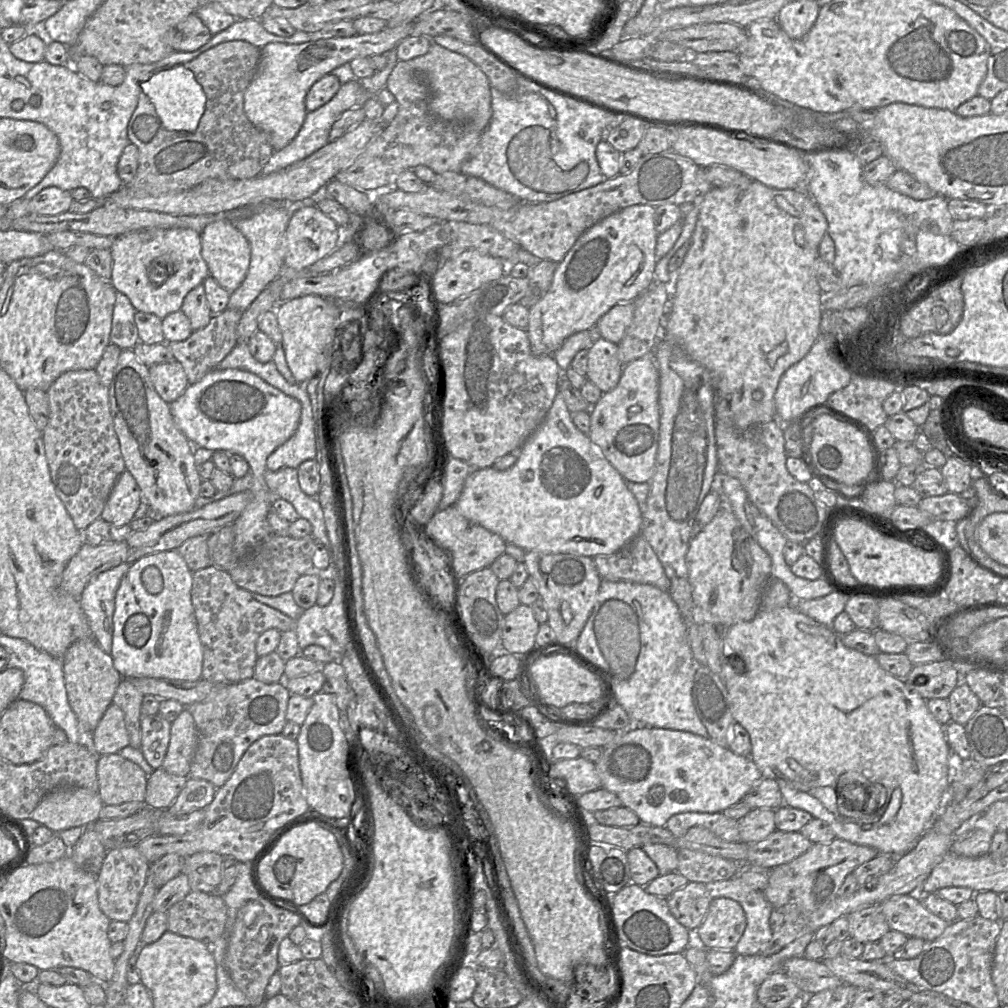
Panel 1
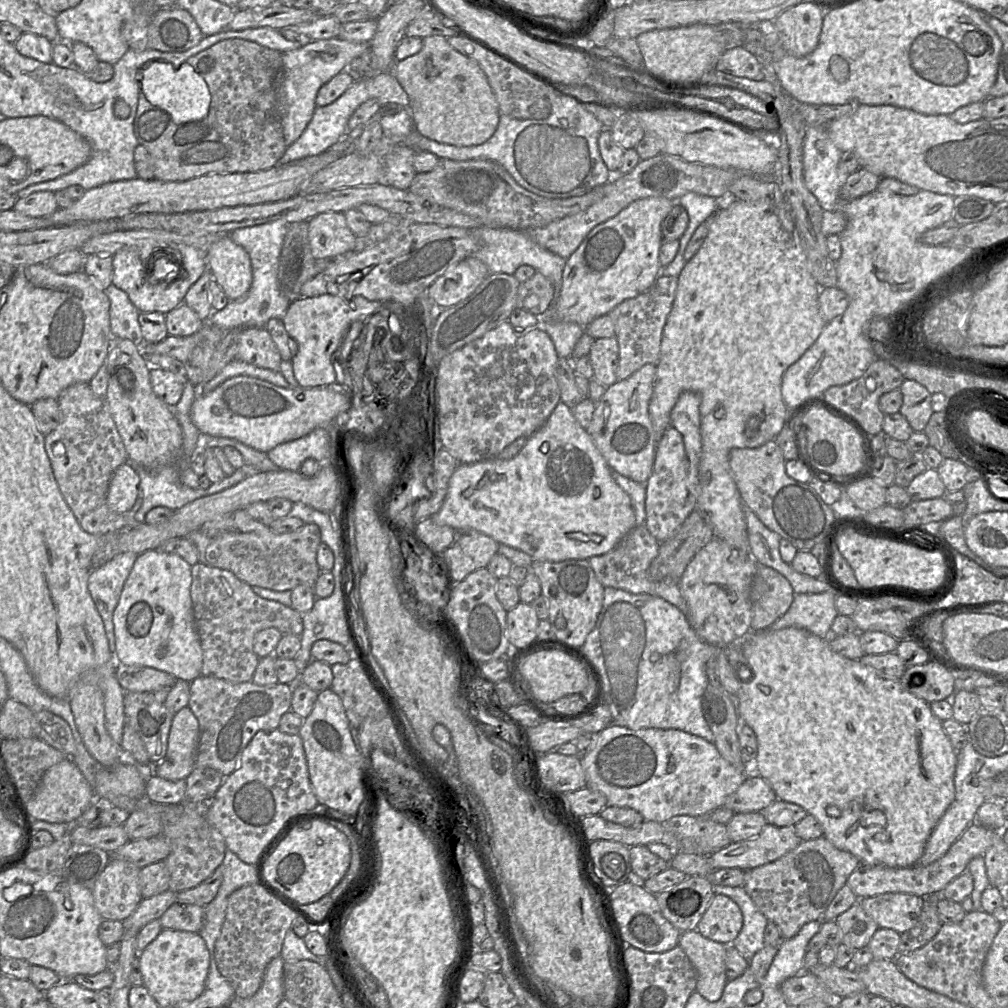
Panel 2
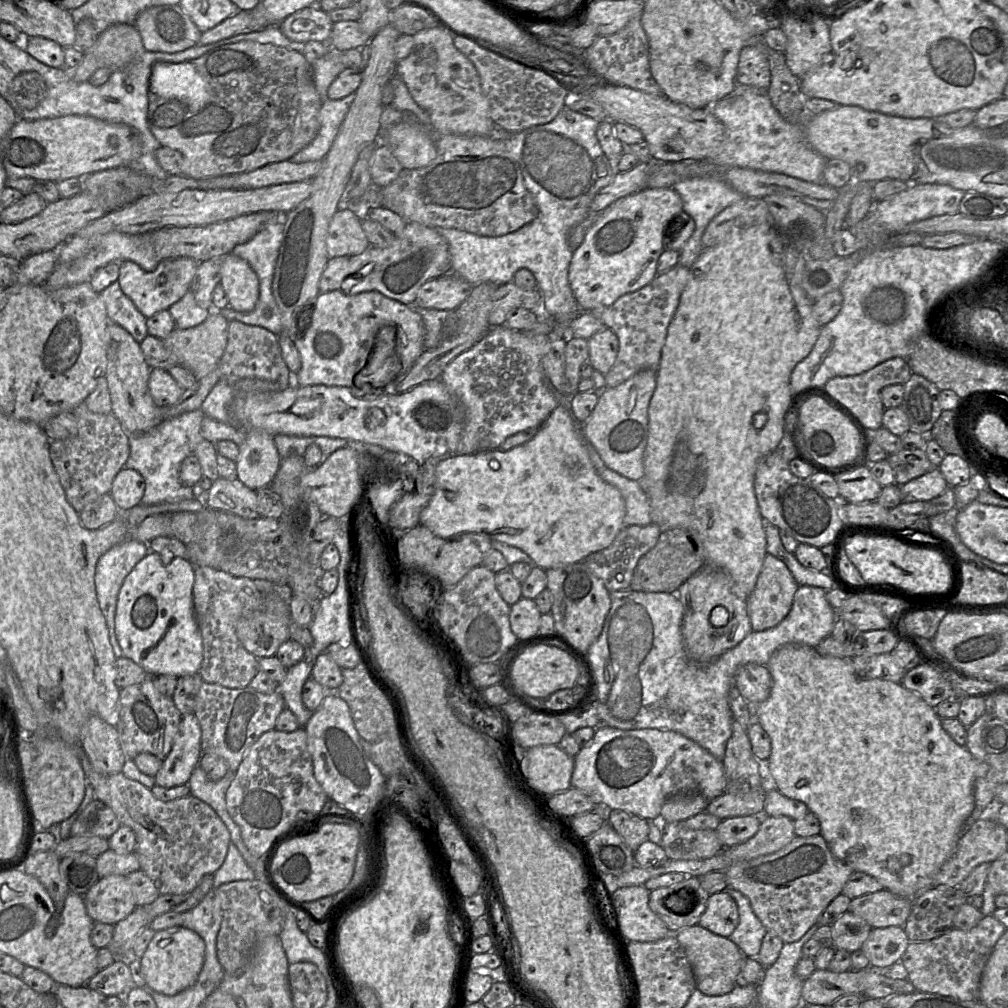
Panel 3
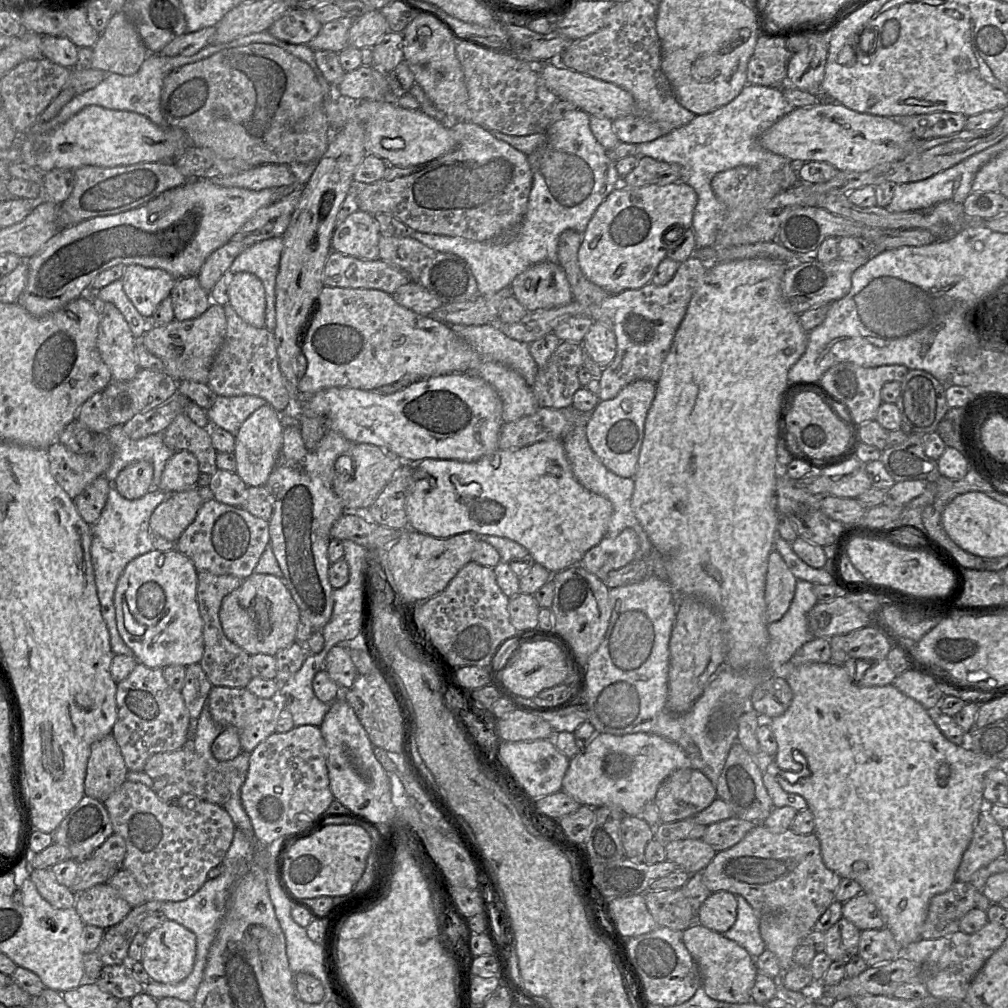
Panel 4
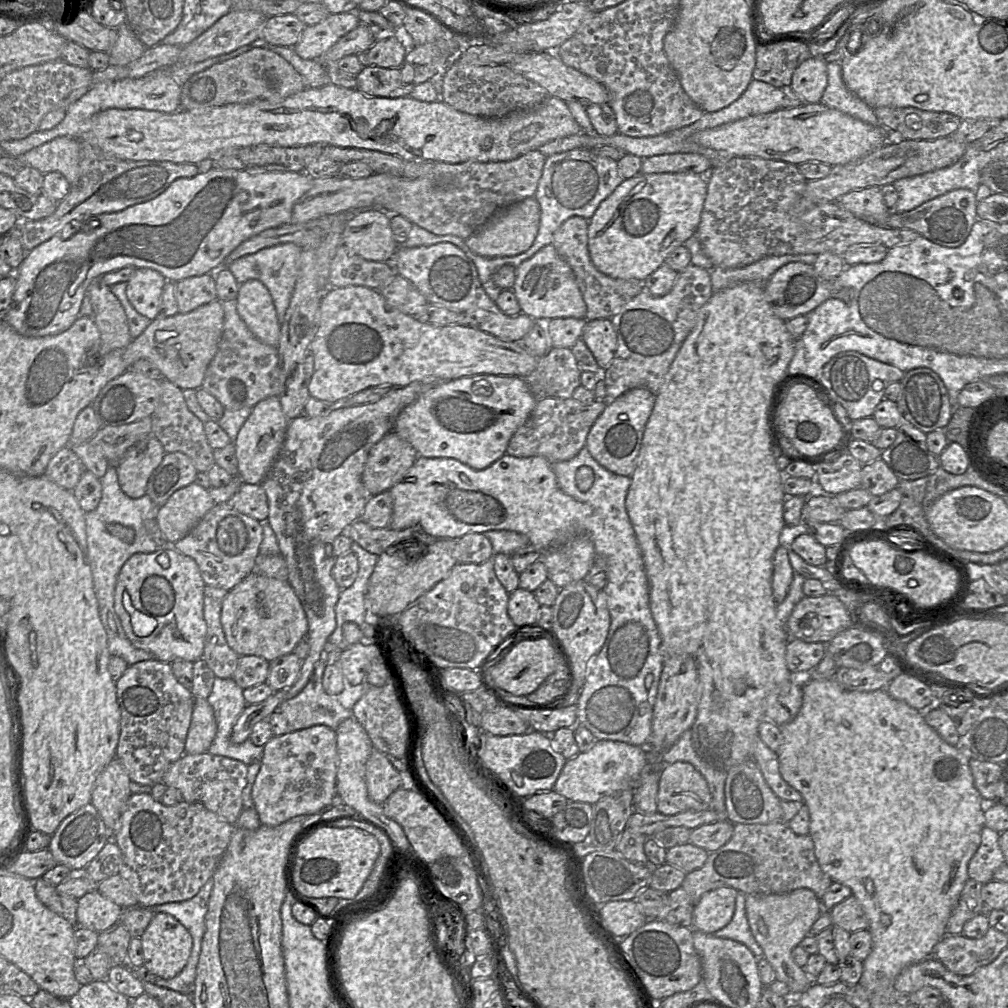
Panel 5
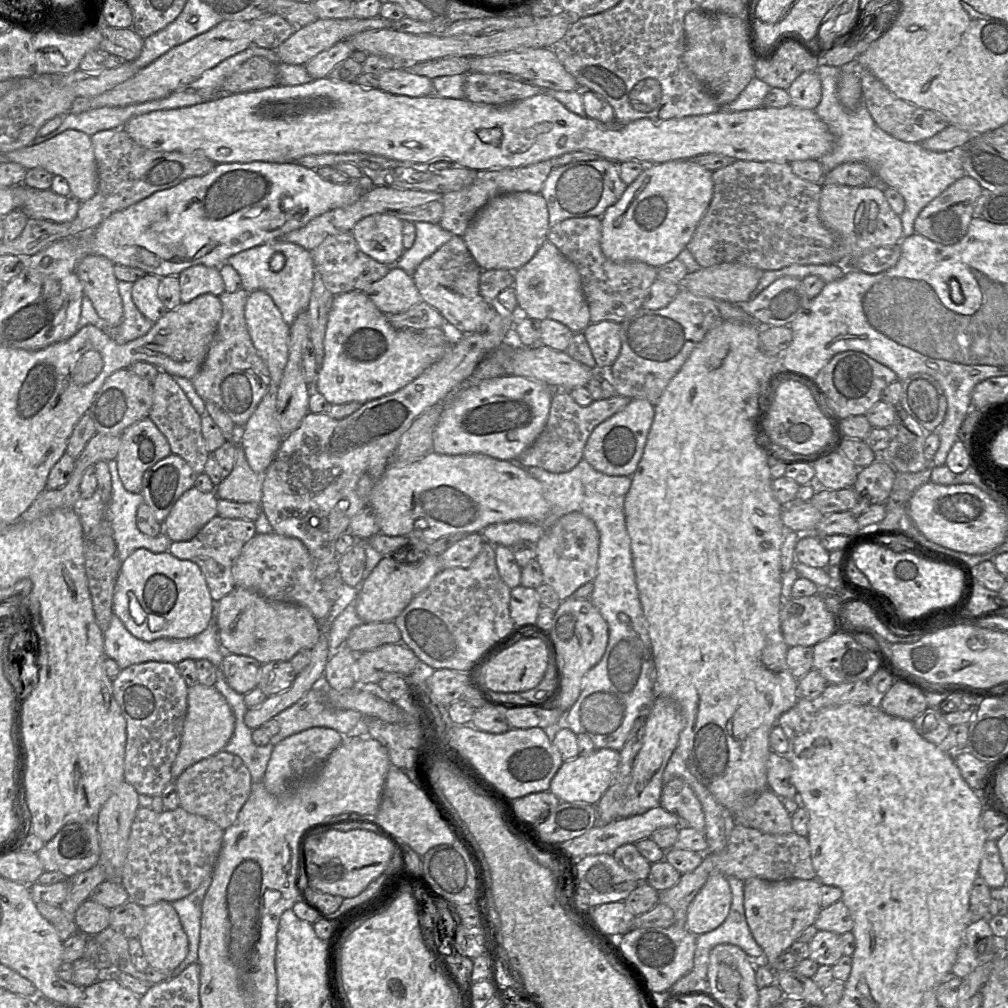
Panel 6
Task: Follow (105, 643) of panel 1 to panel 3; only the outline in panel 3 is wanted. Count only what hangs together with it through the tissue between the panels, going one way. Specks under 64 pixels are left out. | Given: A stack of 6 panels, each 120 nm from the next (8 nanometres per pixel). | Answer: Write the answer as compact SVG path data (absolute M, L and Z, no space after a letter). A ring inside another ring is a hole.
M129 538L115 545L98 560L95 587L99 606L109 631L109 640L116 658L123 652L116 637L115 614L118 595L126 576L149 552L147 543Z

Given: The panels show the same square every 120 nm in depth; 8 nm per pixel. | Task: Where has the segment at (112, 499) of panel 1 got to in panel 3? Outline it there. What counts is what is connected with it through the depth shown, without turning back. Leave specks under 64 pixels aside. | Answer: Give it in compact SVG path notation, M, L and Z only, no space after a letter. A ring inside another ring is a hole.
M122 468L115 476L109 494L120 511L141 503L145 491L143 476L134 469Z

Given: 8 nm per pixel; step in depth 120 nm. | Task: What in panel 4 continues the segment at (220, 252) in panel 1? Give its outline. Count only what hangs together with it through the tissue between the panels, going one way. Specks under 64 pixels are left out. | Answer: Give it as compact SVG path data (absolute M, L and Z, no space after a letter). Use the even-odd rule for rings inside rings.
M249 272L228 275L229 304L246 323L265 327L266 294L262 281Z

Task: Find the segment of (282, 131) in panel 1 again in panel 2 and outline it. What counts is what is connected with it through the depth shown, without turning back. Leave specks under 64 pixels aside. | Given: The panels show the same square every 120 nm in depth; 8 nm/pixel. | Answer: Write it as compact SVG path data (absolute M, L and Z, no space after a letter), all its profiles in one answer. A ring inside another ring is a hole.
M340 37L311 40L308 44L282 53L282 67L275 77L275 91L278 101L278 115L282 124L287 147L302 134L312 119L316 109L319 89L335 75L339 74L357 57L360 57L370 43L351 42Z

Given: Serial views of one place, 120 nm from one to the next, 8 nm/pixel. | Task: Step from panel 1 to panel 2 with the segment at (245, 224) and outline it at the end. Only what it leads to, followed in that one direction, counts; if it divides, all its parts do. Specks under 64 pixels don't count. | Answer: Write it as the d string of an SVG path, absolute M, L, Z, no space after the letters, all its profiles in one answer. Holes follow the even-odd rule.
M285 220L239 228L230 233L231 239L249 254L252 266L252 284L248 292L236 300L230 300L221 310L213 311L206 322L221 330L242 329L245 327L265 327L271 318L282 320L290 300L284 295L278 283L279 257L282 244L289 229Z

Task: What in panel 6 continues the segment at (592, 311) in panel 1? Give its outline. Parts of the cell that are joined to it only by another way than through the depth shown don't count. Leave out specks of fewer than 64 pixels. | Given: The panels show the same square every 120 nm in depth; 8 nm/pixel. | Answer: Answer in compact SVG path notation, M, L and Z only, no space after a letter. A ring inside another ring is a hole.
M691 159L673 160L661 164L641 163L644 165L642 173L627 186L621 198L601 217L601 248L605 256L612 261L640 261L659 269L677 258L692 239L713 197L713 172Z

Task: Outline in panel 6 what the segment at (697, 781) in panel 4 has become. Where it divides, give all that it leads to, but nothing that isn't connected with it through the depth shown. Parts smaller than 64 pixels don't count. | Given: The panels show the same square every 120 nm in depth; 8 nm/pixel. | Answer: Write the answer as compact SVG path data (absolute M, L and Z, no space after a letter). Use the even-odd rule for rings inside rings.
M676 777L663 785L660 806L676 815L683 825L704 832L705 835L705 818L701 804L682 778Z

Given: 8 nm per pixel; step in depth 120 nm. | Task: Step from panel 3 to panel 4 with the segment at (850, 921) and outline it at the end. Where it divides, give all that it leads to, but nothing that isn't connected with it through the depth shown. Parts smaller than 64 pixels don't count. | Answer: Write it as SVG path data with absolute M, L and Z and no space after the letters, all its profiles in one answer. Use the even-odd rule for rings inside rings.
M845 918L839 919L824 933L824 952L832 961L847 963L858 954L860 930Z

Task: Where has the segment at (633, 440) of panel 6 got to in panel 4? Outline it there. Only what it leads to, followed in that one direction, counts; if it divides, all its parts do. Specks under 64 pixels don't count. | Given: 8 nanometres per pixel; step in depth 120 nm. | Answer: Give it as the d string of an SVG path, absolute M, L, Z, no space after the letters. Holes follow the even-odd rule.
M635 380L612 399L599 400L585 425L586 435L593 452L612 473L623 478L633 478L644 437L647 412L655 397L656 385L649 380Z

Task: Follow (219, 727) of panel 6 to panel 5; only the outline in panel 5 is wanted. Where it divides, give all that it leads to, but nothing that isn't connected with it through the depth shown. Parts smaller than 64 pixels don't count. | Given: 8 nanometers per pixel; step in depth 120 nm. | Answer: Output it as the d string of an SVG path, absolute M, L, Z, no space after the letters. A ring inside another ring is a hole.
M194 698L194 707L186 743L186 754L207 752L217 731L214 711L207 699Z

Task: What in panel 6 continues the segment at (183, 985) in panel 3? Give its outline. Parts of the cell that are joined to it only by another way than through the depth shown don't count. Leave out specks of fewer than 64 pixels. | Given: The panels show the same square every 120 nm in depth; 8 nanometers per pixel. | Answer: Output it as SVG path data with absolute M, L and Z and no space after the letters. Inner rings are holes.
M160 901L144 908L145 925L139 934L144 957L155 970L171 973L185 959L188 937L171 903Z

